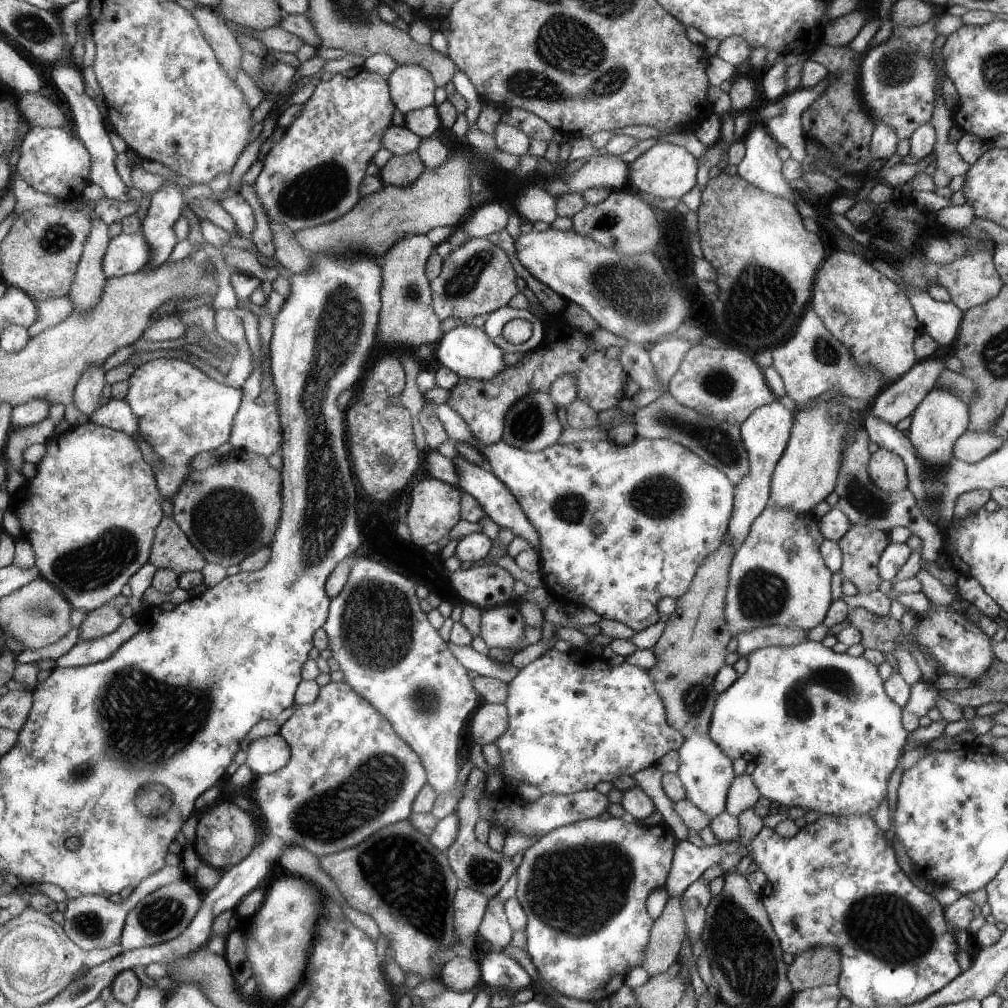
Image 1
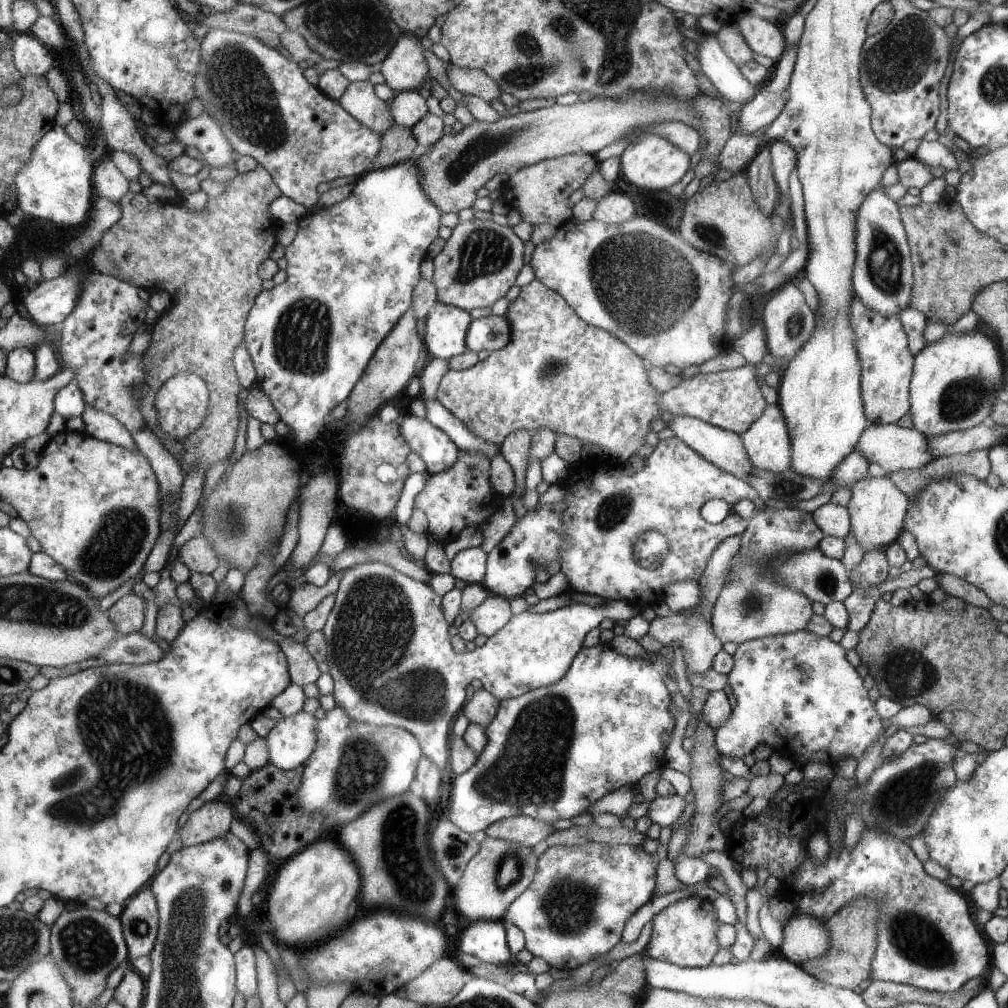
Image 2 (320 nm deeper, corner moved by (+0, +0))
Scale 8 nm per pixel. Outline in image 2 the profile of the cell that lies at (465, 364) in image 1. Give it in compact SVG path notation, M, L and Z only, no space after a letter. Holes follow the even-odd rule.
M436 303L426 317L424 340L429 357L447 360L467 351L464 338L472 319L466 310Z

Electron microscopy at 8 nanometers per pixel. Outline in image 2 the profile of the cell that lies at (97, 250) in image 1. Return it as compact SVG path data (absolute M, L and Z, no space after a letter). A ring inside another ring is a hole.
M104 154L96 164L94 172L94 189L97 196L120 201L130 190L130 180L119 170L115 161Z

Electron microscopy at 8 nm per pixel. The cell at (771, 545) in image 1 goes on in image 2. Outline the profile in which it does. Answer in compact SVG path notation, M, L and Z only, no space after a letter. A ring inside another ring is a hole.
M765 506L753 512L747 520L748 525L740 534L741 544L736 554L738 562L711 611L712 631L721 644L741 644L767 635L792 633L803 629L813 614L812 600L783 584L775 572L775 564L781 557L815 549L823 540L824 533L816 525L812 513L789 508L772 510Z

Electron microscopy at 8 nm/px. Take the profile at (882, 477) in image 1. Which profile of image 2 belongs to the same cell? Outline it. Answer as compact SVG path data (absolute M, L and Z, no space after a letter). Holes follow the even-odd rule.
M867 473L850 486L849 490L850 499L846 509L850 516L850 531L858 540L864 554L880 547L887 548L895 538L899 537L899 532L903 531L909 498L886 476L872 478Z

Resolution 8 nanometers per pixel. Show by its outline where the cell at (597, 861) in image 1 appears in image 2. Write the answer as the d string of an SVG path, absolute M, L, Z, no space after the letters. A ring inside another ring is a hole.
M591 842L582 845L573 846L550 846L538 857L536 862L536 874L532 878L531 884L528 888L512 902L511 905L505 909L503 914L504 921L516 926L524 936L524 947L531 952L533 957L542 958L551 969L554 975L569 972L571 969L577 968L579 965L583 965L584 962L591 961L598 956L603 956L603 953L607 953L617 942L621 940L621 933L627 919L635 912L640 906L643 906L650 900L651 894L654 892L655 886L655 866L657 859L655 854L649 856L641 847L630 847L627 845L600 845L599 843Z

